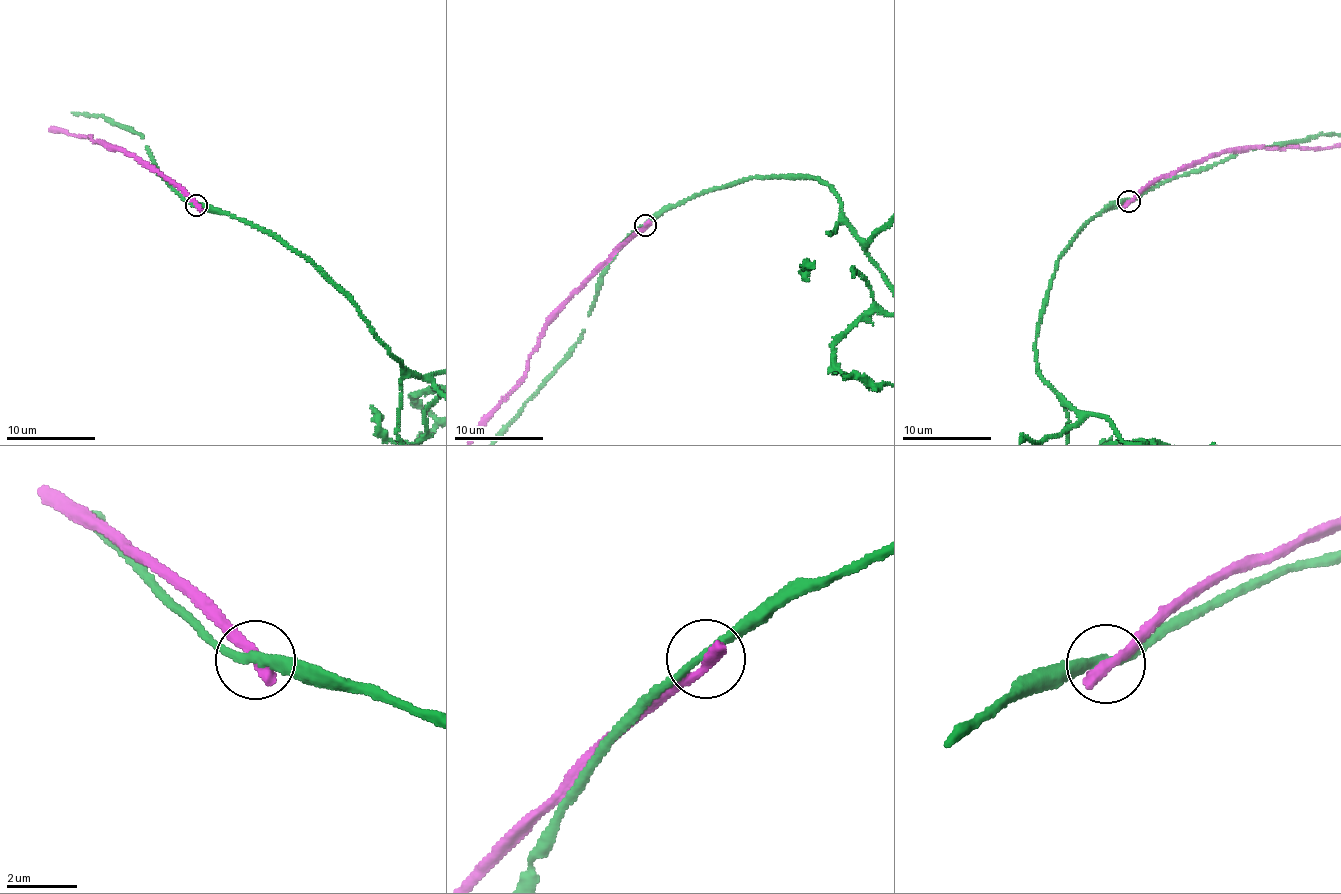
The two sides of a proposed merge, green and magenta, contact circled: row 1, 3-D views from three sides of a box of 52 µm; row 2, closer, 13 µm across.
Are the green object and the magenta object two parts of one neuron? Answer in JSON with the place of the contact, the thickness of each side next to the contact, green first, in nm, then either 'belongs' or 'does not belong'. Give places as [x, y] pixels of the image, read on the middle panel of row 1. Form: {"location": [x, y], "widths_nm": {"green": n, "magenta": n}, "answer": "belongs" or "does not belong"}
{"location": [645, 225], "widths_nm": {"green": 240, "magenta": 420}, "answer": "does not belong"}

